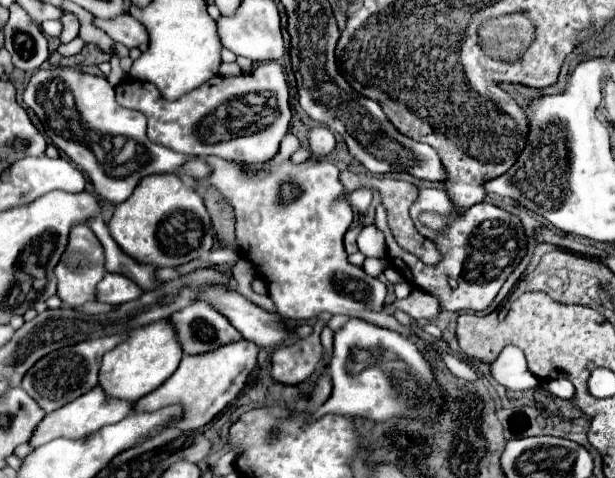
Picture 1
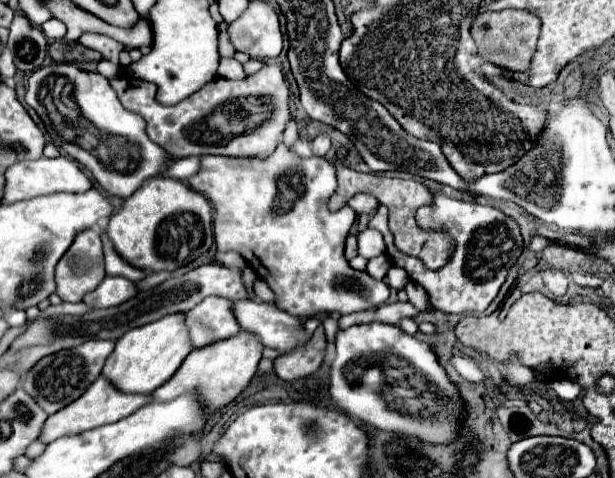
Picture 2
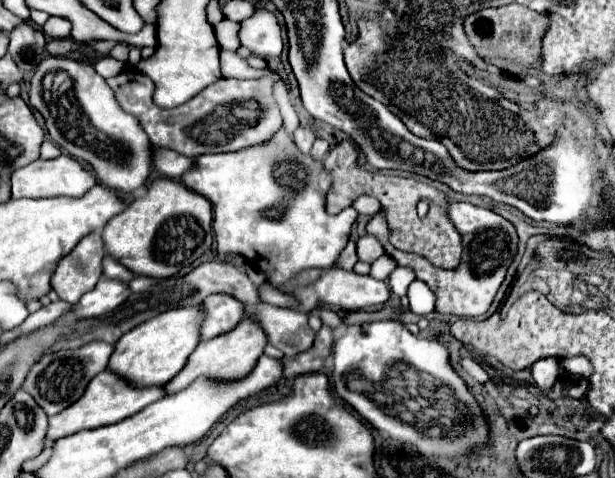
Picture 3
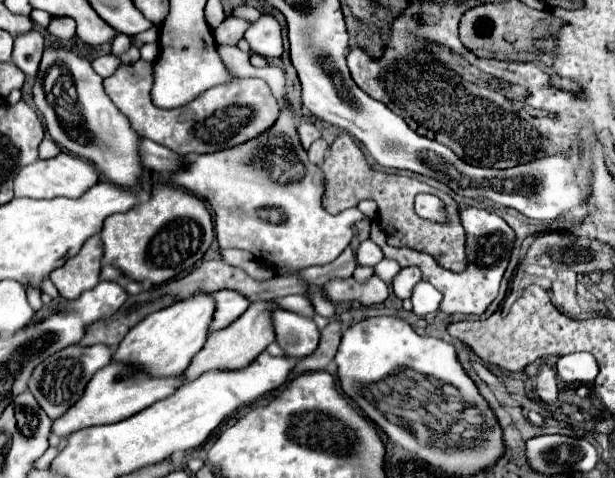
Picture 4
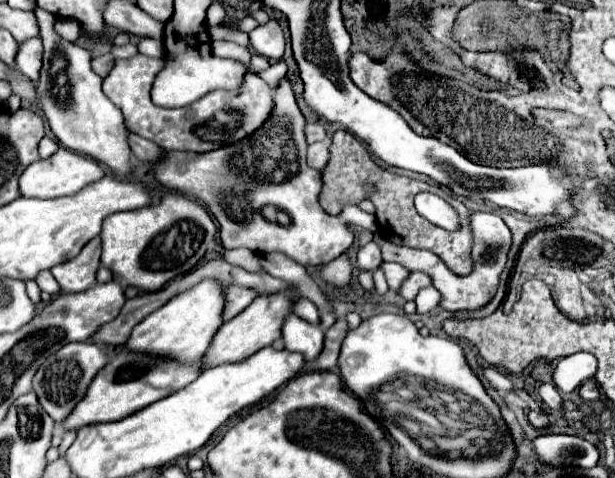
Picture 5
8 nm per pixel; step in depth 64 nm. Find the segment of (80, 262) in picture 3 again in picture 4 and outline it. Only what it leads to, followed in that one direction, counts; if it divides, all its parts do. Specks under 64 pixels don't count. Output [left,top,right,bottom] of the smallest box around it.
[50,236,102,300]

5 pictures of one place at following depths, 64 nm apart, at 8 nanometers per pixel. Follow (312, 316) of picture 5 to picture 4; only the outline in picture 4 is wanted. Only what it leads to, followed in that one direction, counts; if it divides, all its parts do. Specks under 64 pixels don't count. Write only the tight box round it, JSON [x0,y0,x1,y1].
[272,296,314,318]

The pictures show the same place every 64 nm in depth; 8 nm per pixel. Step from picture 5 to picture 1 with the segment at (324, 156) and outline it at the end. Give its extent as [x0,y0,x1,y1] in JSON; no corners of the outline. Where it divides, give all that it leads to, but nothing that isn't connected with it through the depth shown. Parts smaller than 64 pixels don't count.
[308,126,336,156]

